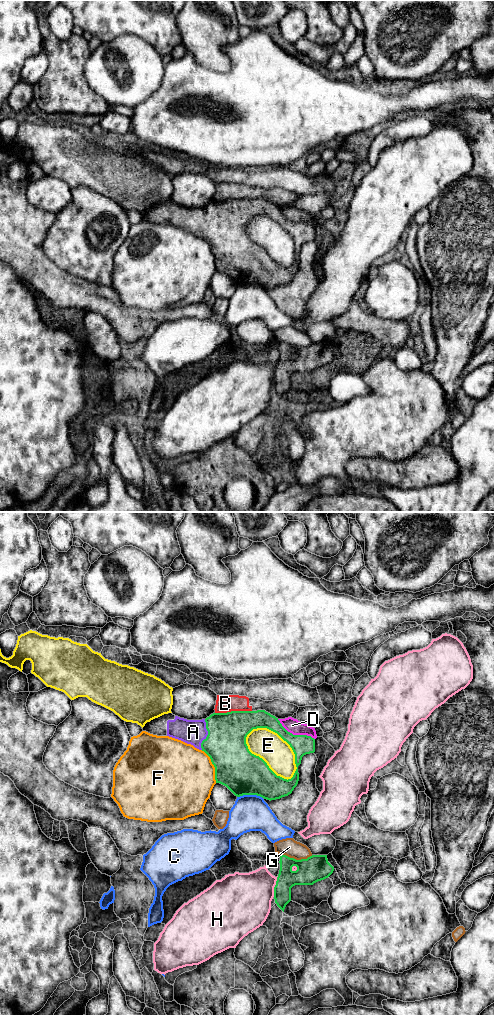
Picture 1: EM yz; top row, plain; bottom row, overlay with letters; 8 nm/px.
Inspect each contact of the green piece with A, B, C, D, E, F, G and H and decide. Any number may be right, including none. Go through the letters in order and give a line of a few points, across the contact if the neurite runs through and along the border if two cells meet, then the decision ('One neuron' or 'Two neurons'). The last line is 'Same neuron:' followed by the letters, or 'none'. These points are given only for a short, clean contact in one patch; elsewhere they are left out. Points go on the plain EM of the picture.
A: One neuron
B: Two neurons
C: Two neurons
D: Two neurons
E: Two neurons
F: Two neurons
G: Line: yz (280, 342), (285, 342), (295, 347), (306, 347), (312, 343). Two neurons
H: Two neurons
Same neuron: A

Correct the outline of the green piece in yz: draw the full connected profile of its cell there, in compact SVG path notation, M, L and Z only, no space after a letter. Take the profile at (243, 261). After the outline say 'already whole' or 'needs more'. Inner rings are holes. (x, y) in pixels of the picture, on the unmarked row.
M265 198L213 201L202 208L187 208L168 201L147 210L142 217L153 223L181 228L204 239L215 255L216 271L226 274L237 285L257 283L271 289L288 284L298 272L298 254L301 252L302 245L315 240L314 226L307 223L293 223L282 214L278 206ZM257 216L267 216L277 221L290 233L295 242L297 255L291 267L277 264L262 246L249 239L246 225Z; needs more

